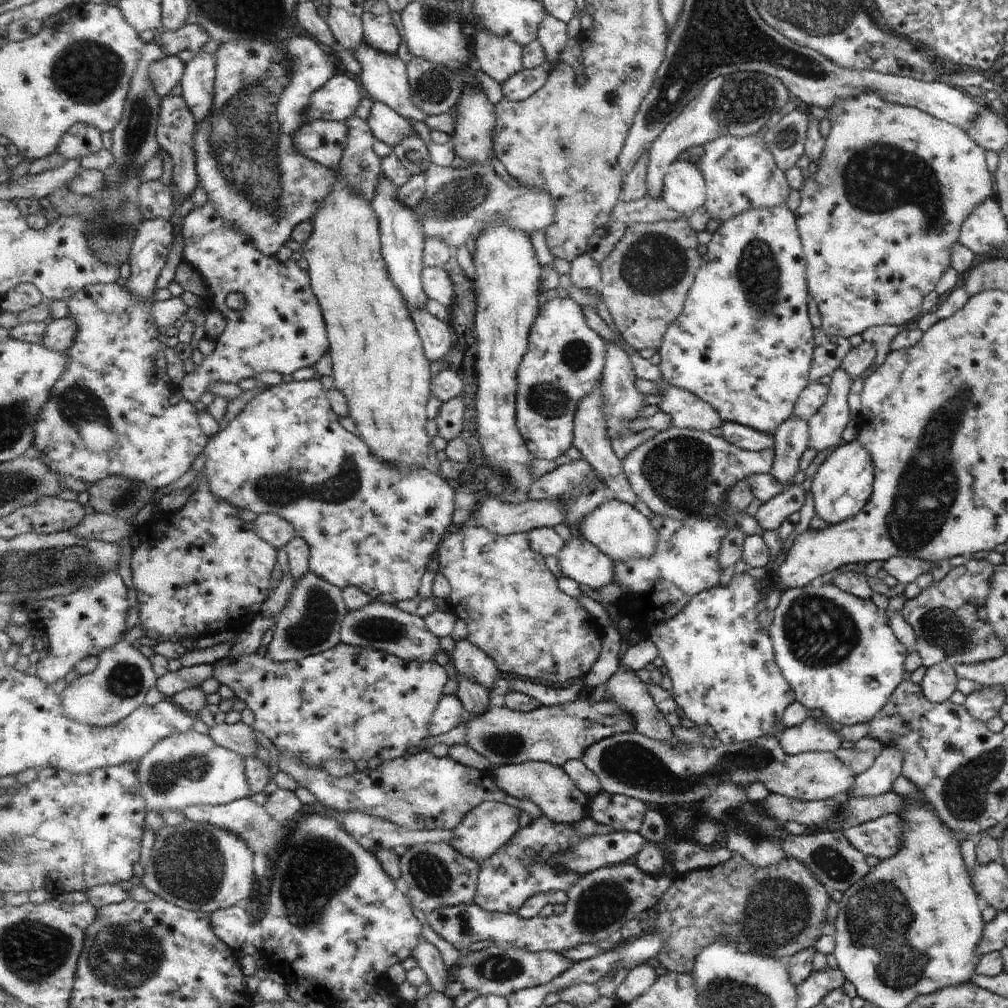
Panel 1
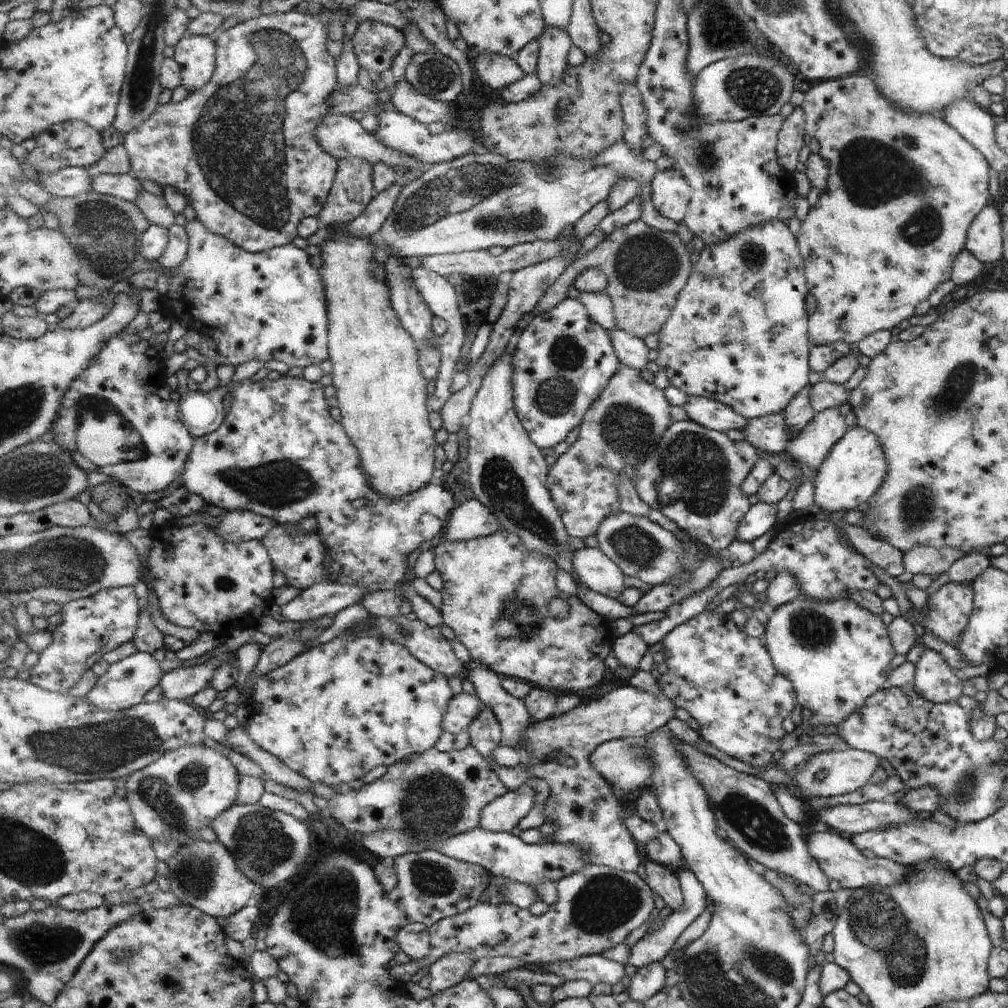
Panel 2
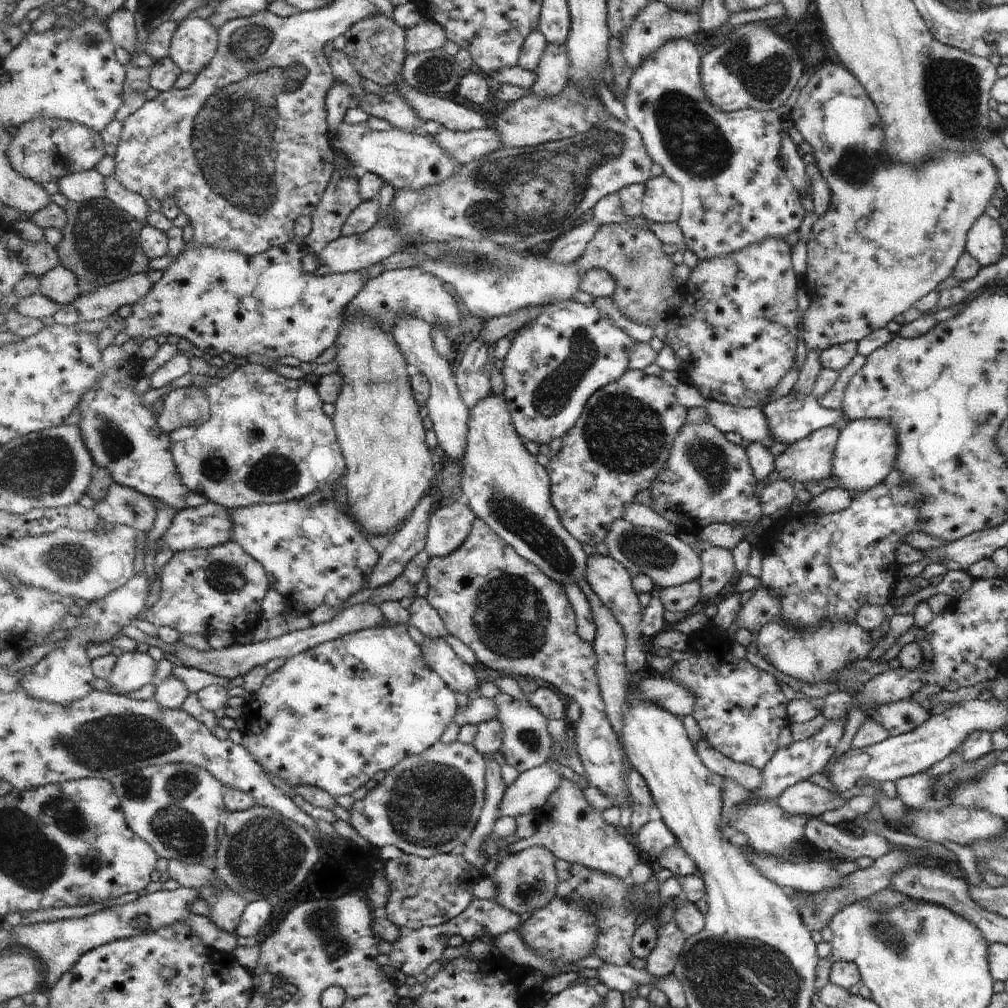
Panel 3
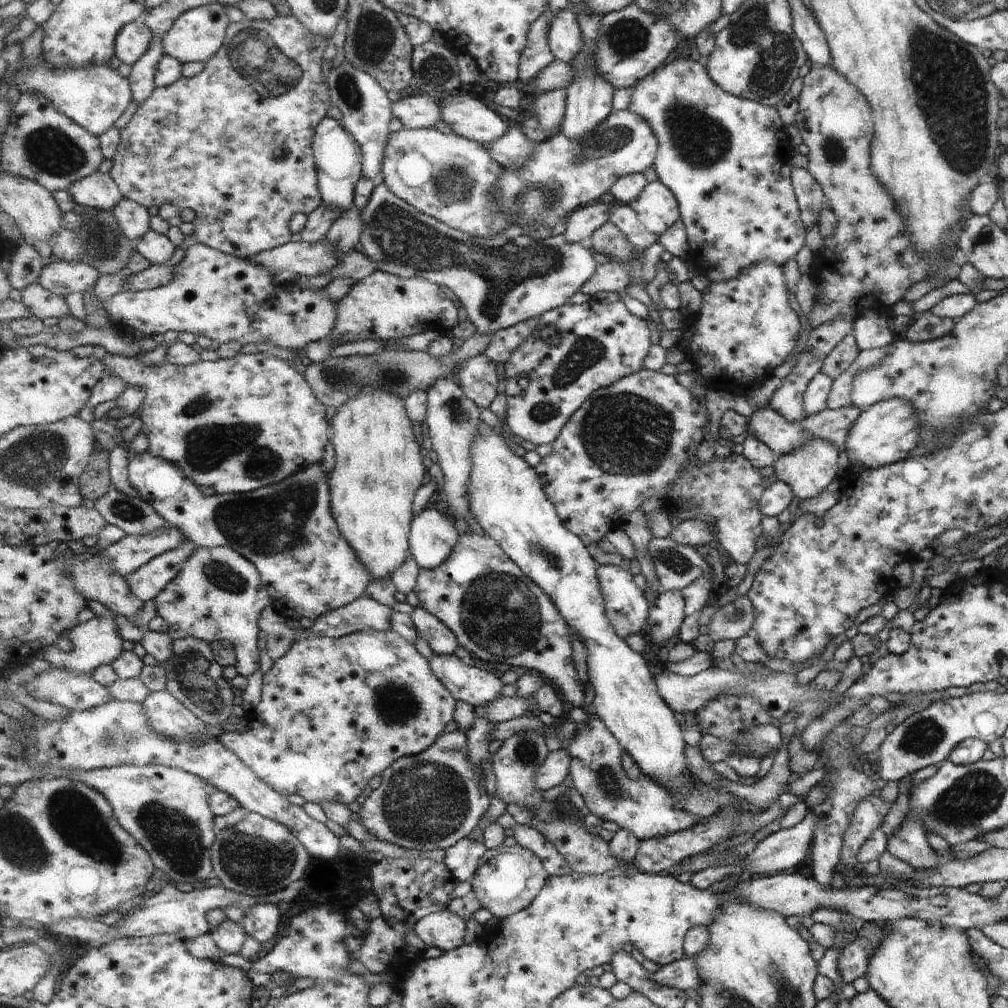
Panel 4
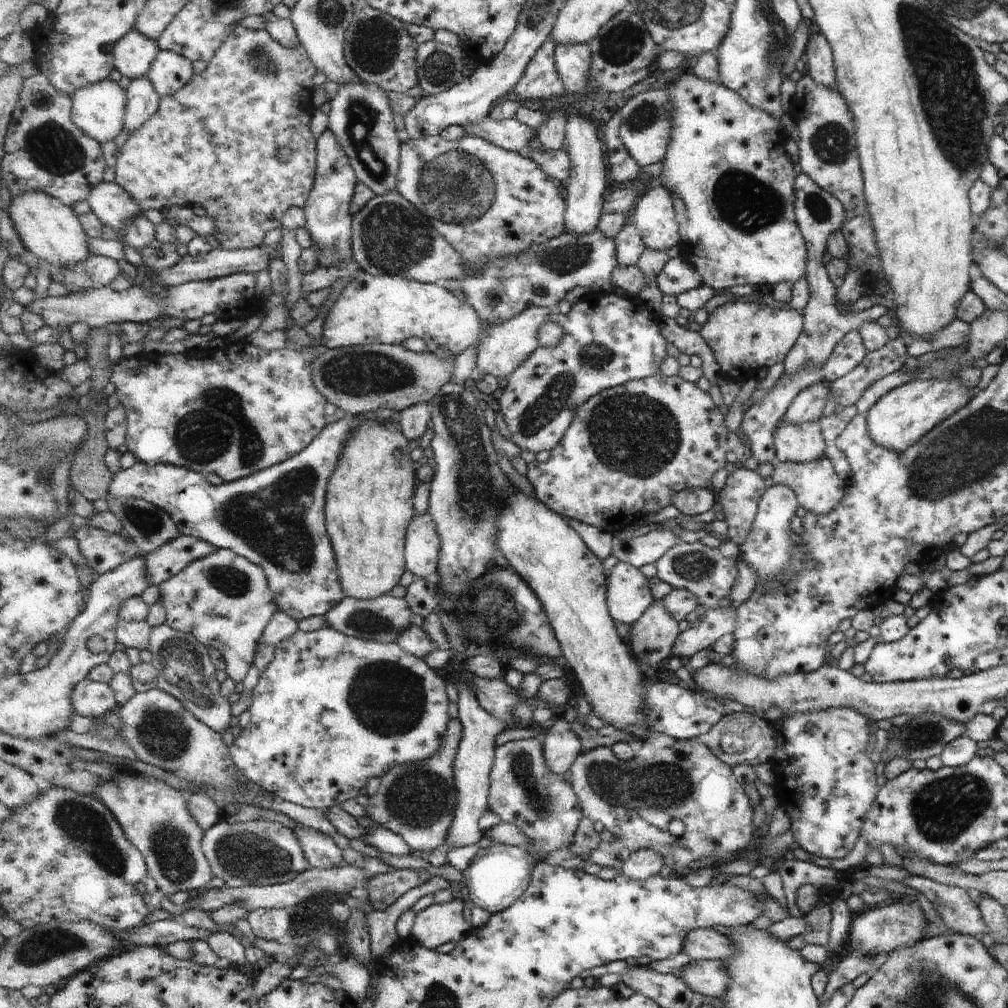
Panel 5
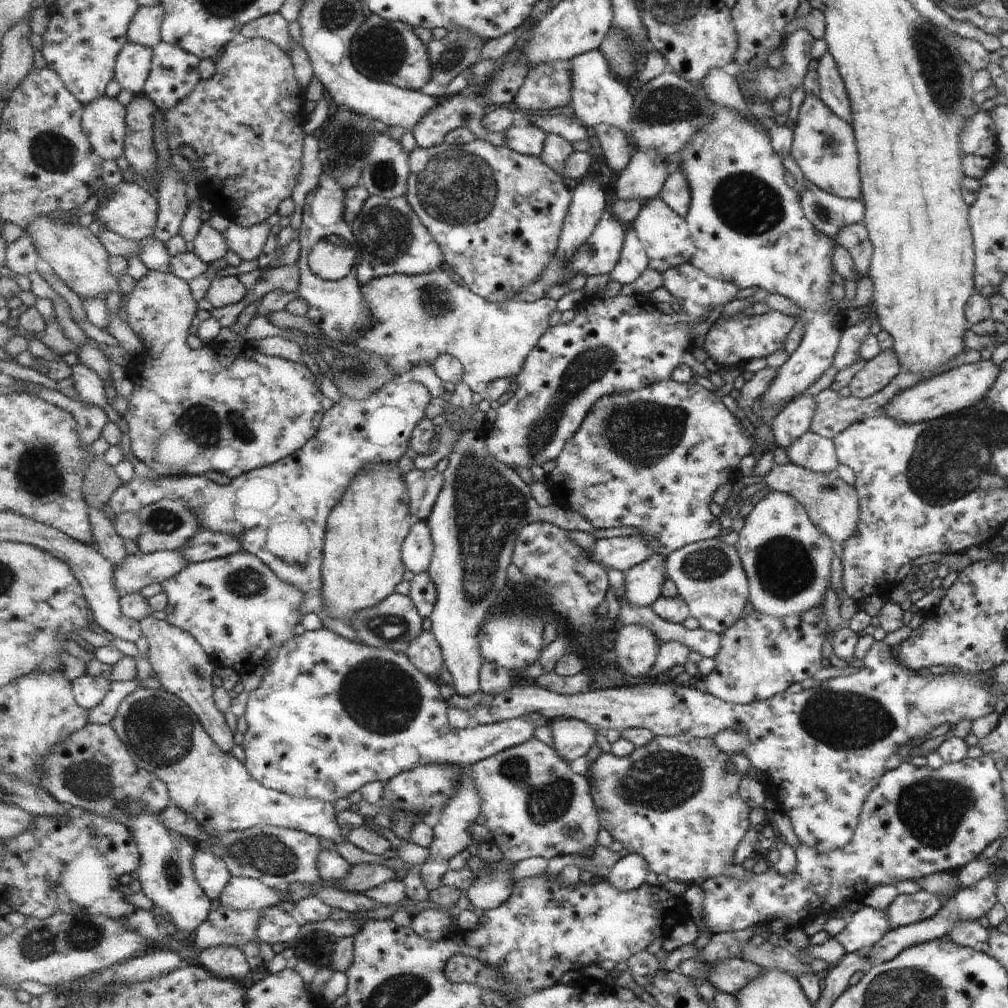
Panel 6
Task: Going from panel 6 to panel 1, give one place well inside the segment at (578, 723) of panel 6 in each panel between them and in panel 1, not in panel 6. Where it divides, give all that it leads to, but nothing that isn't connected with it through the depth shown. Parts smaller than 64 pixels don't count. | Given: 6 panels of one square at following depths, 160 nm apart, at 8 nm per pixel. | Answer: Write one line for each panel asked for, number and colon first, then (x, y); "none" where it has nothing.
1: (493, 823)
2: (502, 815)
3: (531, 790)
4: (556, 768)
5: (561, 746)

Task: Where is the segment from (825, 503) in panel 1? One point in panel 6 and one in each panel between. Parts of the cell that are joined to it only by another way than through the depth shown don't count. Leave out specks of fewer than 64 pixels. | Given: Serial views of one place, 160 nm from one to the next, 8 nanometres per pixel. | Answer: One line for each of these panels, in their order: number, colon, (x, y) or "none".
2: (854, 469)
3: (864, 453)
4: (883, 433)
5: (899, 418)
6: (935, 396)

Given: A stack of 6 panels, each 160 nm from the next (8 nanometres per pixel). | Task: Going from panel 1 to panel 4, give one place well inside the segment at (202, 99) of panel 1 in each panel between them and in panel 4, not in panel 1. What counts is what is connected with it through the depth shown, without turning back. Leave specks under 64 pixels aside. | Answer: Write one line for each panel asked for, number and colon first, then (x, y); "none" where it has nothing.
2: (197, 54)
3: (195, 44)
4: (197, 36)

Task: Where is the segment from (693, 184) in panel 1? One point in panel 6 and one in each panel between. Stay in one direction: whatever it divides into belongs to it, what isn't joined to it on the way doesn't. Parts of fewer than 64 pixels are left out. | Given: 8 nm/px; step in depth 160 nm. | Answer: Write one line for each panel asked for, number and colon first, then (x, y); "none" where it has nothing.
2: (672, 194)
3: (663, 200)
4: (658, 207)
5: (654, 215)
6: (665, 233)

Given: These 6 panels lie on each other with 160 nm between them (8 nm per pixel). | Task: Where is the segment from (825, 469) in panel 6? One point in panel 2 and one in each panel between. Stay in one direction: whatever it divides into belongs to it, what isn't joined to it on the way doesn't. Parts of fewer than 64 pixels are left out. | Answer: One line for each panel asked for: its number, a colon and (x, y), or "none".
2: (712, 414)
3: (751, 423)
4: (782, 436)
5: (802, 443)

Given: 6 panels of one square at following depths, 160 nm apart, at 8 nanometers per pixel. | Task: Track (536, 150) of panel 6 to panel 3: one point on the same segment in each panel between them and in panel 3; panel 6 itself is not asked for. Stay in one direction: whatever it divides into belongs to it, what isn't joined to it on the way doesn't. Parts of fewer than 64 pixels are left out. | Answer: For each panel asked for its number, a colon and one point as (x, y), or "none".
3: (455, 117)
4: (470, 118)
5: (510, 134)

